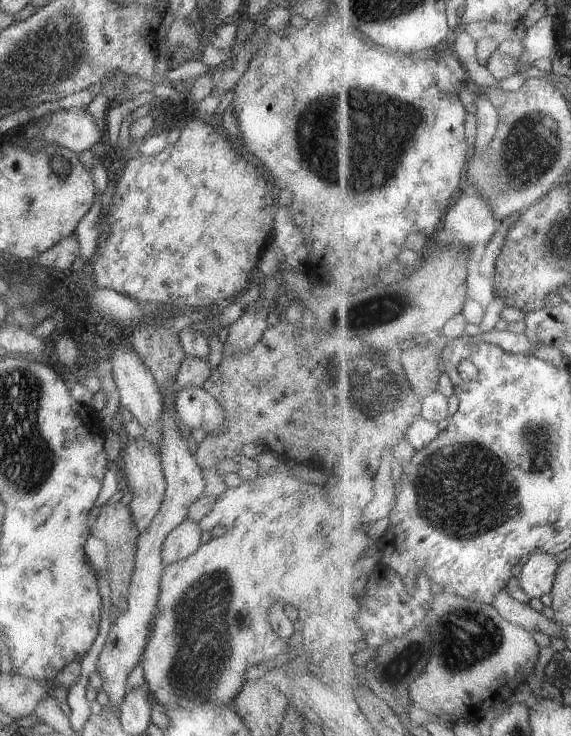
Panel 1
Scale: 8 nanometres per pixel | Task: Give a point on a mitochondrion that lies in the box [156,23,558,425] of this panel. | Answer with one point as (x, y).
(355, 140)

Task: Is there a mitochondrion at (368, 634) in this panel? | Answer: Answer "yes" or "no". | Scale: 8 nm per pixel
no

